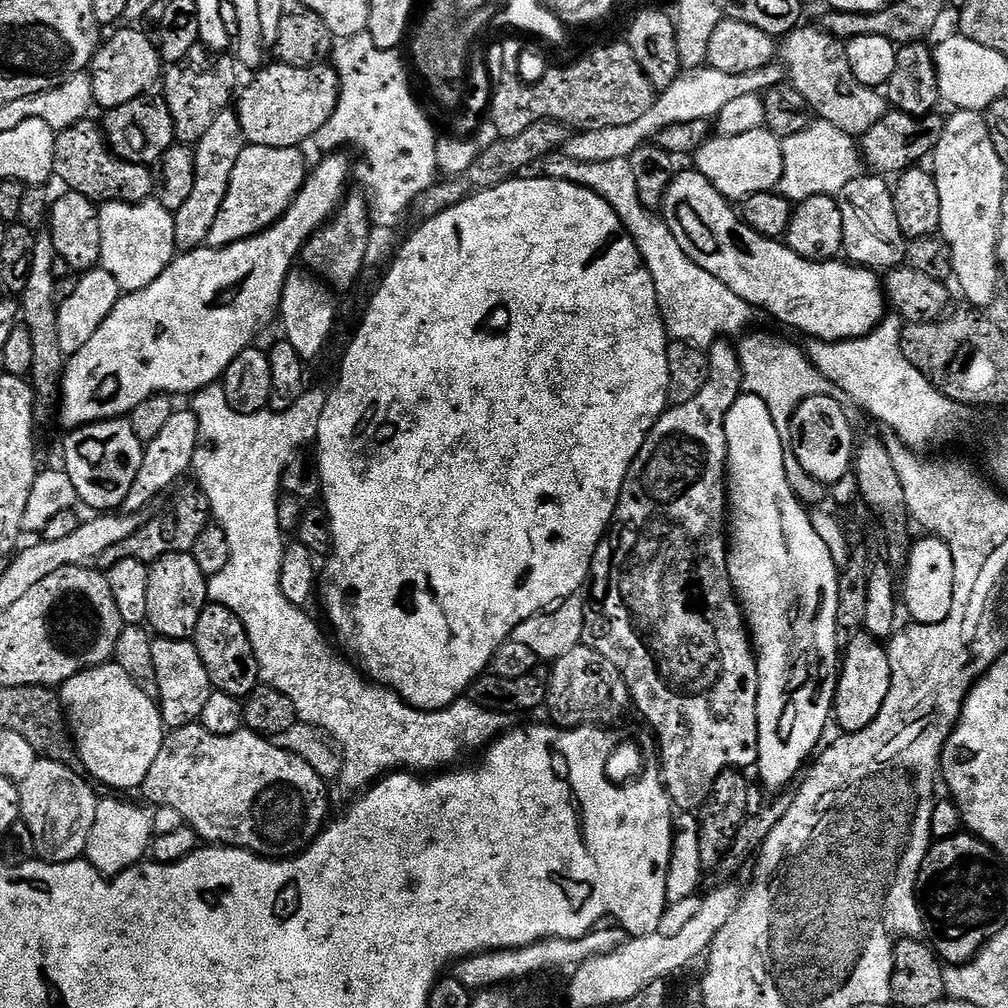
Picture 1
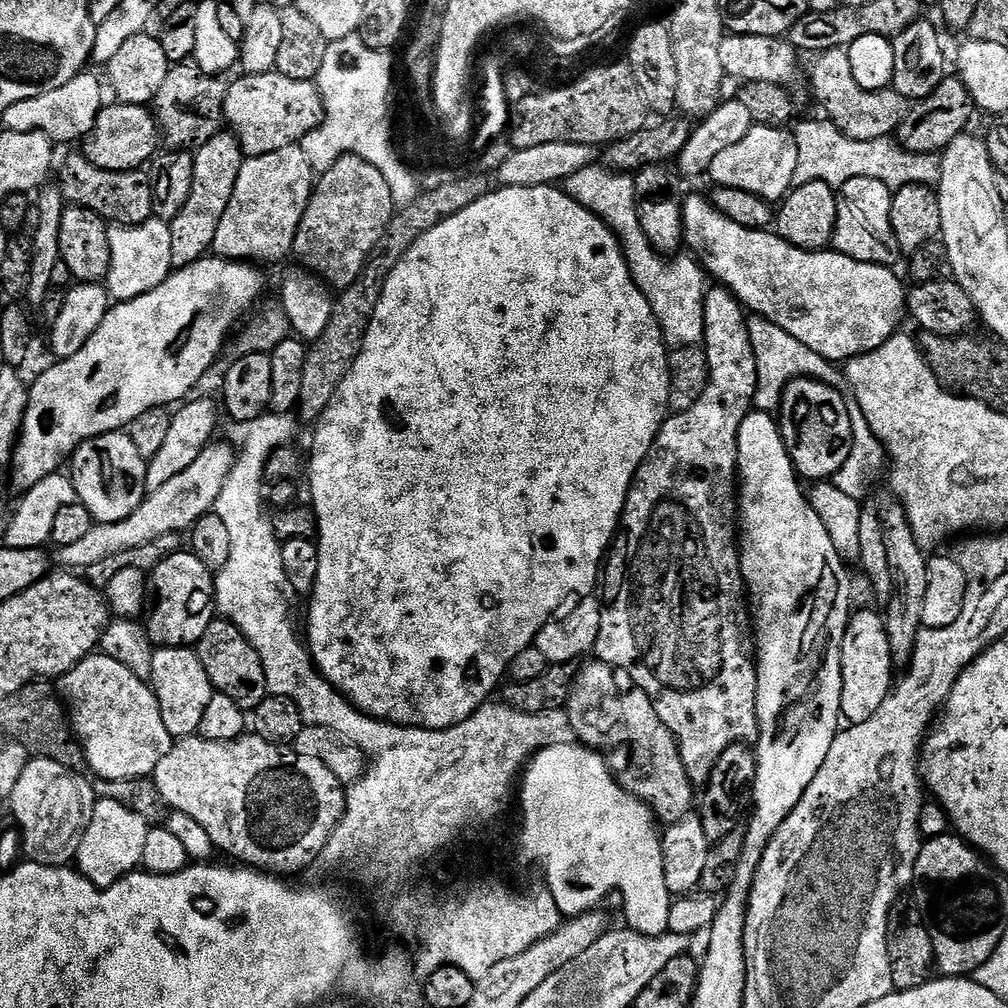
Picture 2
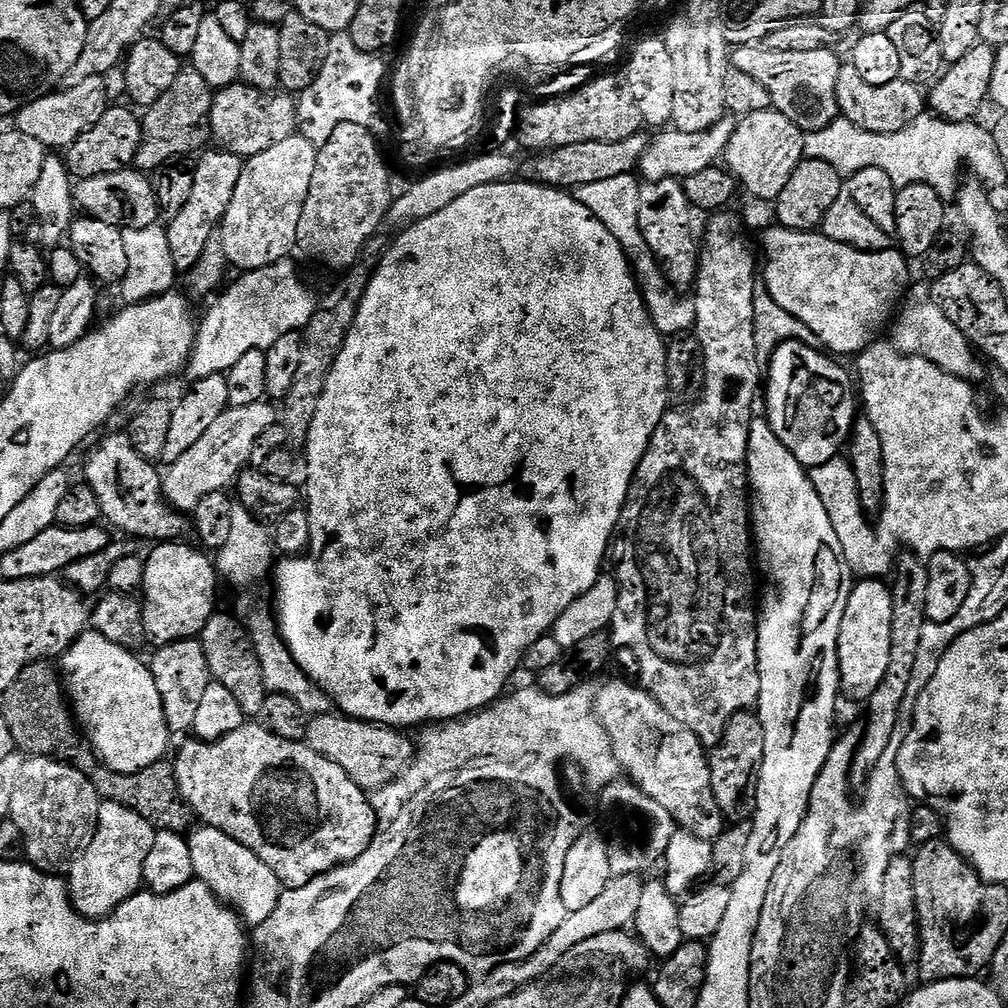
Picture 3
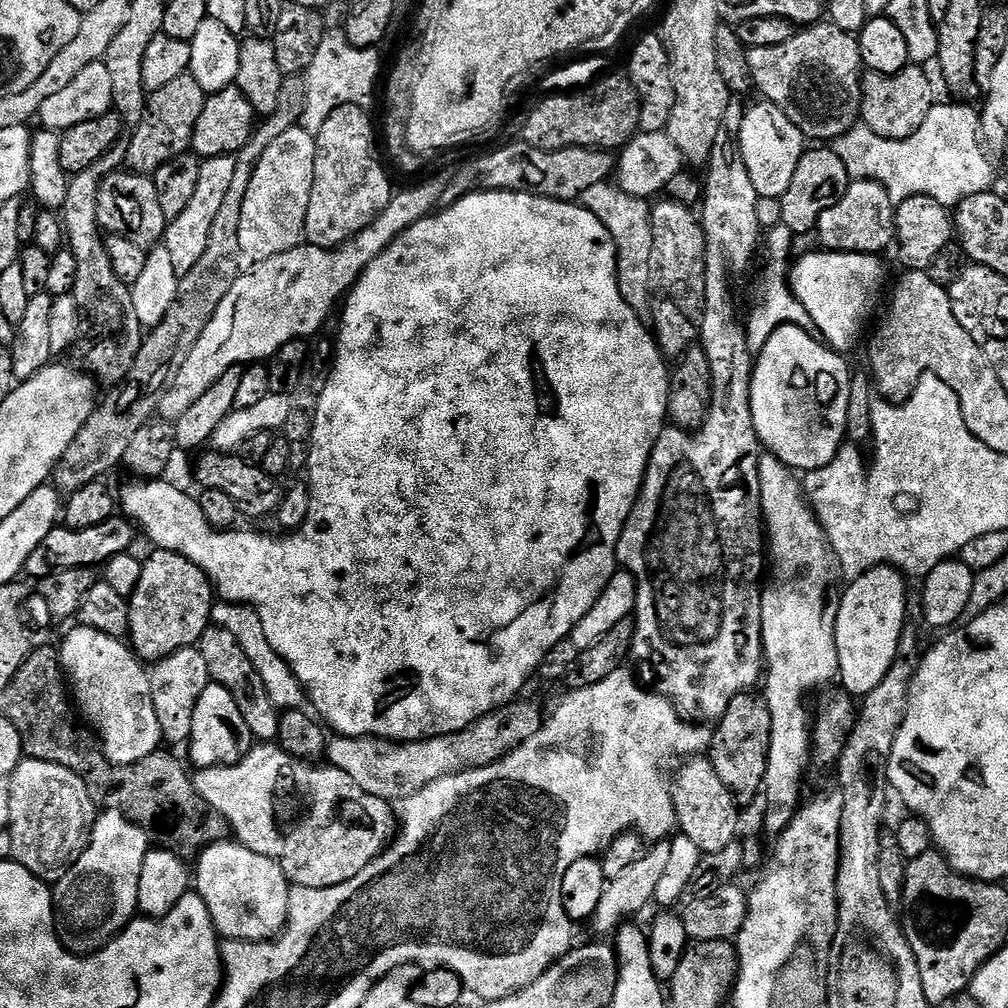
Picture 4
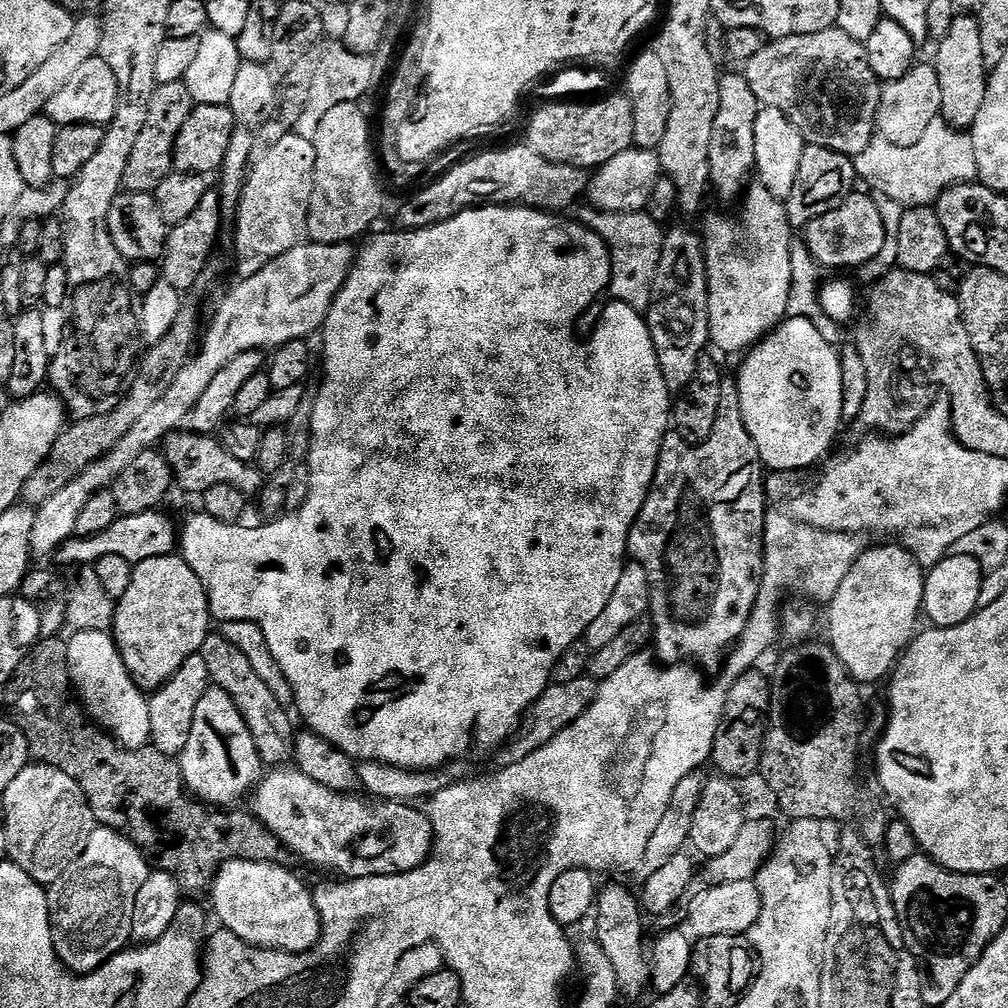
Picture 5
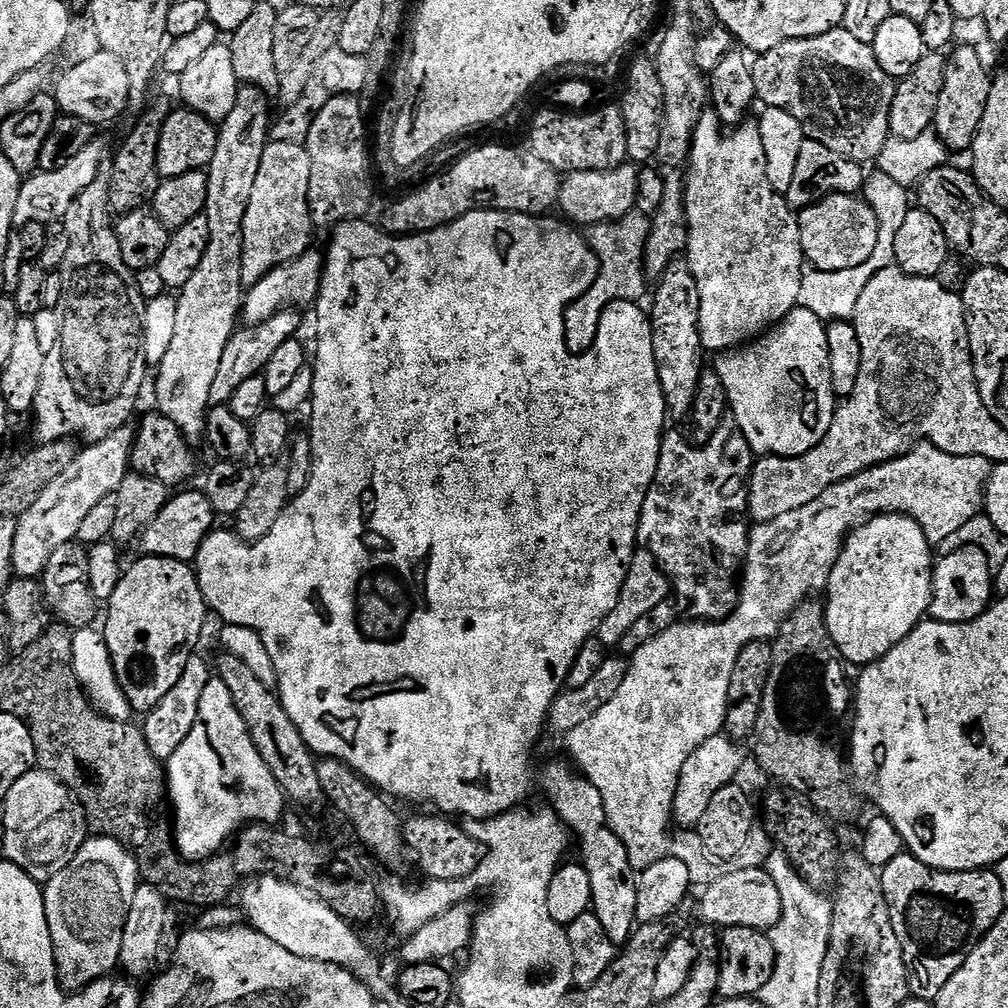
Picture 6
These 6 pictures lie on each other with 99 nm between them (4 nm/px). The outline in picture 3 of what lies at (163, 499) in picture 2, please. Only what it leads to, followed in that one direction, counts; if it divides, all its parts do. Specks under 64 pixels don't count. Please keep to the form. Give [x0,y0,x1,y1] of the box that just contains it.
[162,402,278,514]

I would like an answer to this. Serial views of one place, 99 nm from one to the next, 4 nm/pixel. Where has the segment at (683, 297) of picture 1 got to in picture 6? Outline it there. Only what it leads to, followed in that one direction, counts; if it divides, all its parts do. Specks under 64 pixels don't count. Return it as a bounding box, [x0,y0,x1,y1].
[564,211,652,354]

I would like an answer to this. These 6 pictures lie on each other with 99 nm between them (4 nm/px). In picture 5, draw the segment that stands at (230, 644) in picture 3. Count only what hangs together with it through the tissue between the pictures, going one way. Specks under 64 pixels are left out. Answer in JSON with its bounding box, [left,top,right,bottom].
[198,634,298,766]

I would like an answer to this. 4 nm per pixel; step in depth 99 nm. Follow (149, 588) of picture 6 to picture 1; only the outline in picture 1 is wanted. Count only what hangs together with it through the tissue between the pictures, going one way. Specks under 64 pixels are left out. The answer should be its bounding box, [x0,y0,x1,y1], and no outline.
[146,552,209,640]

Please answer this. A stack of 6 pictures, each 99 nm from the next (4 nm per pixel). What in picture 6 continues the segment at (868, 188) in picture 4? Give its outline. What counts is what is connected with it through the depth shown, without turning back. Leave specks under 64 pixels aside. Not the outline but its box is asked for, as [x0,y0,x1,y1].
[798,192,879,271]

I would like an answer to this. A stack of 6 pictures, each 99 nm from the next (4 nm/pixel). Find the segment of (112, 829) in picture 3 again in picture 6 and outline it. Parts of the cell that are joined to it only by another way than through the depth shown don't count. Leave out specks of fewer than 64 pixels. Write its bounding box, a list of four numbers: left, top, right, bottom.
[43,835,142,993]

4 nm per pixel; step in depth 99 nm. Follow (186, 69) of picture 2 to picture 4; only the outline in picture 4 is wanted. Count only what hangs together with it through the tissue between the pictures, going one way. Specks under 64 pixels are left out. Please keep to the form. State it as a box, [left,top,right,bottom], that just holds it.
[126,74,206,174]

